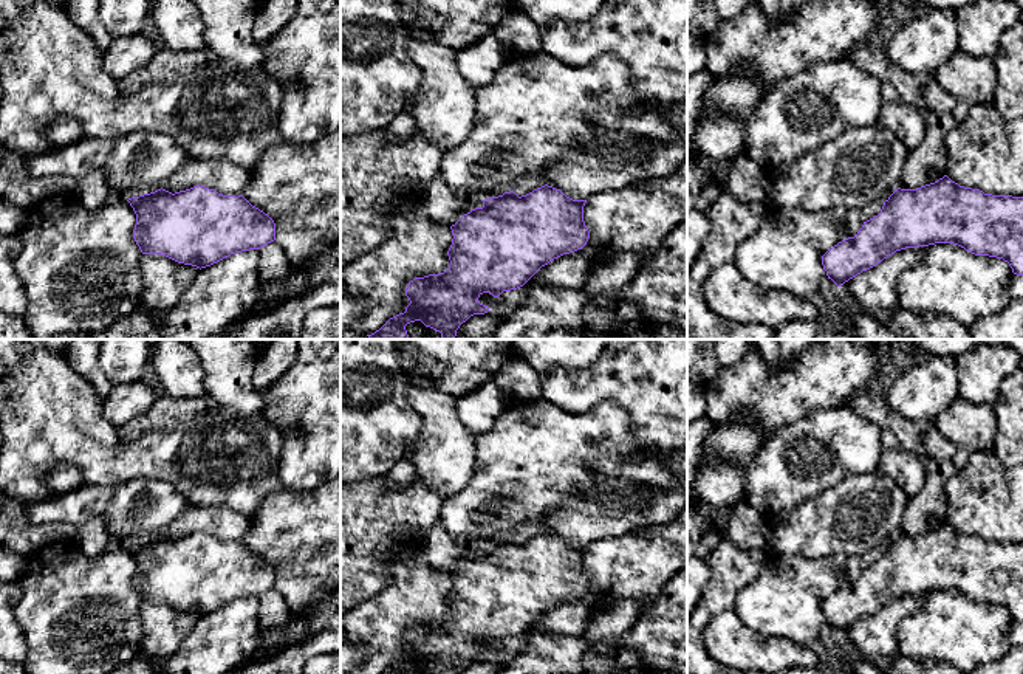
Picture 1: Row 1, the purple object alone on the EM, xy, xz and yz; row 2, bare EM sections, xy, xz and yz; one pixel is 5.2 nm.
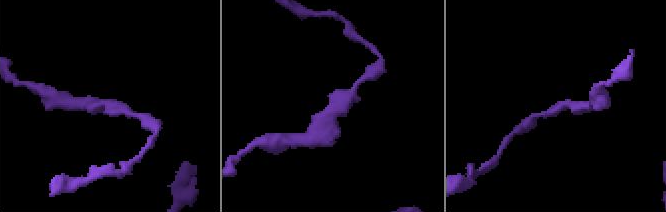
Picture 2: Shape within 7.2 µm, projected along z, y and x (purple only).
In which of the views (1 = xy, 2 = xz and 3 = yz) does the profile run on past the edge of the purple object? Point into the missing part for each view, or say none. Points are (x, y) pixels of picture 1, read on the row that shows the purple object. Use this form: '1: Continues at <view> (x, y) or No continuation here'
1: No continuation here
2: No continuation here
3: No continuation here

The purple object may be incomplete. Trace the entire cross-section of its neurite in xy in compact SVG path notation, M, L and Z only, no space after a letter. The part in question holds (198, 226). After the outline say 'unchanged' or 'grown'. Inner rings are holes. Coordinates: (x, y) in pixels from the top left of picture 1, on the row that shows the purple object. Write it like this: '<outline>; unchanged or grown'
M198 184L175 194L161 187L127 201L136 214L133 239L142 254L166 256L200 270L231 254L260 249L275 240L274 220L243 195L223 195Z; unchanged

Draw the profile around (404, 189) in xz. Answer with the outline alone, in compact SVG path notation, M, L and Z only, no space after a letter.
M384 129L359 136L340 135L340 265L347 267L382 245L392 232L392 212L410 197L424 197L444 150L418 129L405 141L387 141Z

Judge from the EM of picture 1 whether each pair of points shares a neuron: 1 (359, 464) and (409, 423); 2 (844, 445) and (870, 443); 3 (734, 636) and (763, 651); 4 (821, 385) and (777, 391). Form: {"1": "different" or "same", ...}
{"1": "same", "2": "same", "3": "same", "4": "same"}

